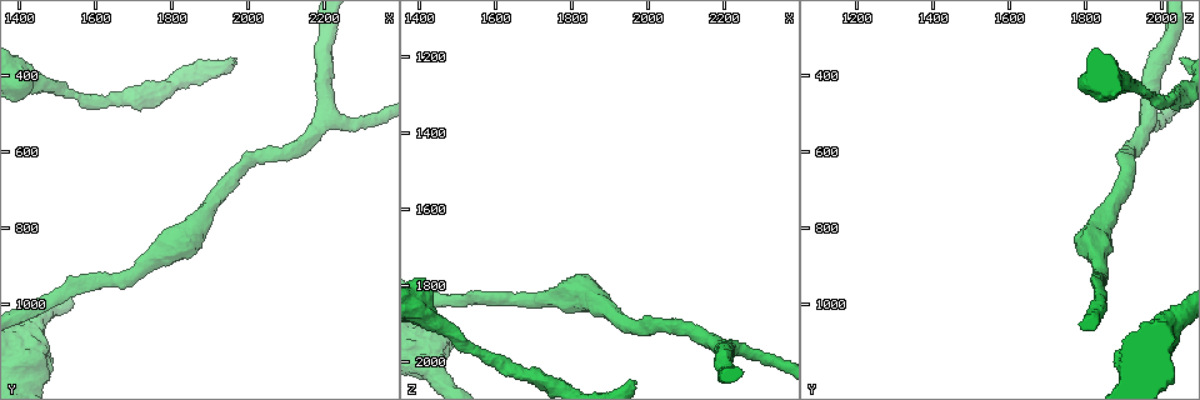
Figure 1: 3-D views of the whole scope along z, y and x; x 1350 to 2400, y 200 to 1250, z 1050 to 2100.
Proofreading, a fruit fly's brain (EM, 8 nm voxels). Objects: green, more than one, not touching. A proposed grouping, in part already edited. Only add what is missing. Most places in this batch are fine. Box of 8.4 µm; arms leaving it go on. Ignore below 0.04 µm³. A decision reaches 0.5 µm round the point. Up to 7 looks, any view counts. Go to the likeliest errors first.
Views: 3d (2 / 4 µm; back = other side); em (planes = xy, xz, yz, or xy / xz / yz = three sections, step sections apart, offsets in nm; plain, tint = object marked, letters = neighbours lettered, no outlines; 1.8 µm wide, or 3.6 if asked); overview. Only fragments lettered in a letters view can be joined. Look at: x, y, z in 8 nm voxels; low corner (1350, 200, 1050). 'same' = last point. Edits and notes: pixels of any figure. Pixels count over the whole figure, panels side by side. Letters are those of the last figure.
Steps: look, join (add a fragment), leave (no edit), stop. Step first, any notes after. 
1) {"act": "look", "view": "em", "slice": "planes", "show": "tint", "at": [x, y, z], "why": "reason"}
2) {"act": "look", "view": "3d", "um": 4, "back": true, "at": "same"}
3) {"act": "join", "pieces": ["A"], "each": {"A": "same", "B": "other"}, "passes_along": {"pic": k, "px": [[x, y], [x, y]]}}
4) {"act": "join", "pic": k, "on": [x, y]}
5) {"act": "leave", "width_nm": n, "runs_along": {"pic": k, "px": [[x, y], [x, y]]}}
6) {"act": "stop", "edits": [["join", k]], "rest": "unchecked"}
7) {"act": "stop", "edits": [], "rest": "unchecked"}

{"act": "look", "view": "3d", "um": 2, "at": [2205, 520, 1965], "why": "three arms meet"}

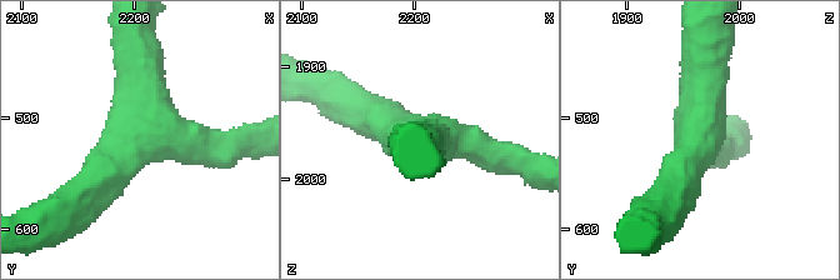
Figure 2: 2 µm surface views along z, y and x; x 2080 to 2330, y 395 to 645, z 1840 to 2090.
{"act": "look", "view": "em", "slice": "planes", "show": "tint", "at": [2206, 516, 1964], "why": "shape alone is not enough"}

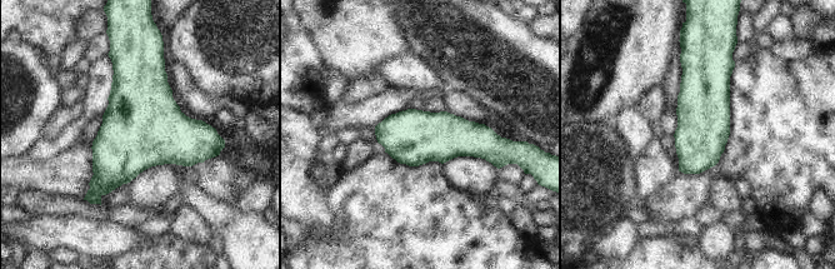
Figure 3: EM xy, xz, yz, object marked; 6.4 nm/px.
{"act": "look", "view": "em", "slice": "planes", "show": "letters", "at": "same", "why": "see the neighbours"}

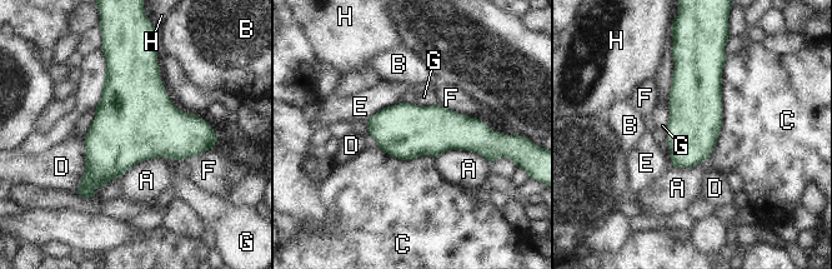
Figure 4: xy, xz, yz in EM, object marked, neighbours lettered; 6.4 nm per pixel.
{"act": "leave", "each": {"A": "other", "B": "other", "C": "other", "D": "other", "E": "other", "F": "other", "G": "other", "H": "other"}, "border": {"pic": 4, "px": [[668, 104], [668, 123], [665, 129]]}, "found": "no lettered fragment goes on from it"}

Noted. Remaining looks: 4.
{"act": "look", "view": "3d", "um": 4, "at": [1460, 425, 1905], "why": "calibre changes"}

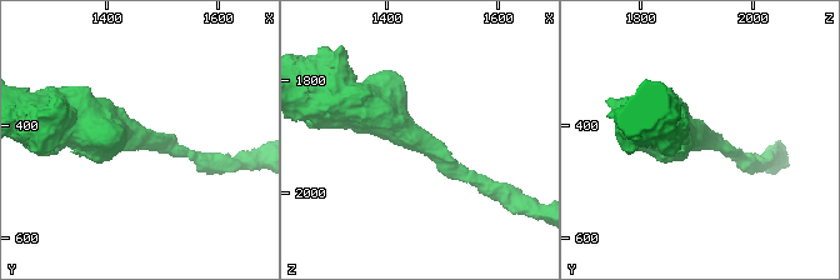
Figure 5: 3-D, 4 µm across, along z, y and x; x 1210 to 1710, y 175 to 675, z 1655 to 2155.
{"act": "look", "view": "em", "um": 3.6, "slice": "planes", "show": "plain", "at": [1455, 425, 1905], "arm_widths_nm": [200, 700], "why": "now the EM"}

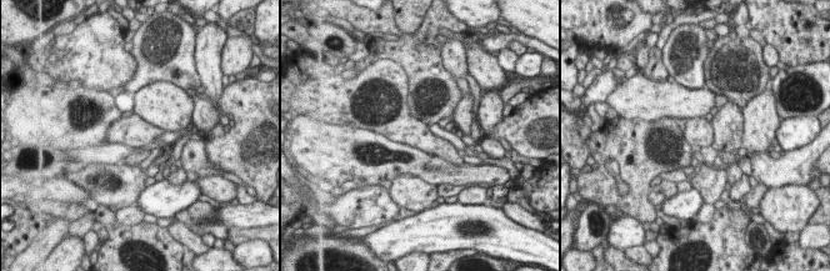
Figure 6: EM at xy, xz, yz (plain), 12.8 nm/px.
{"act": "look", "view": "em", "um": 3.6, "slice": "planes", "show": "letters", "at": "same", "why": "what lies round it"}

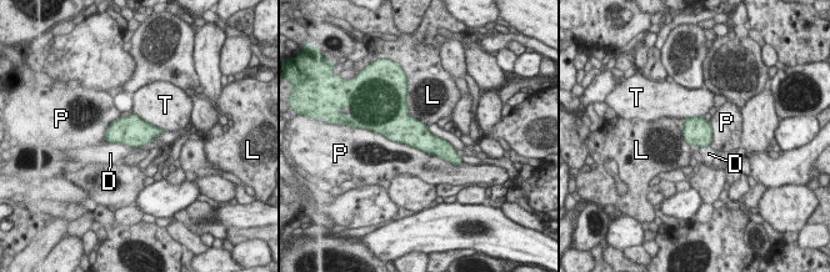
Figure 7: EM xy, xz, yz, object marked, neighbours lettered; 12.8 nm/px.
{"act": "leave", "each": {"D": "other", "L": "other", "P": "other", "T": "other"}, "border": {"pic": 7, "px": [[108, 142], [121, 142], [133, 149]]}, "found": "no lettered fragment goes on from it"}

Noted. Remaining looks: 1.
{"act": "stop", "edits": [], "rest": "unchecked"}

